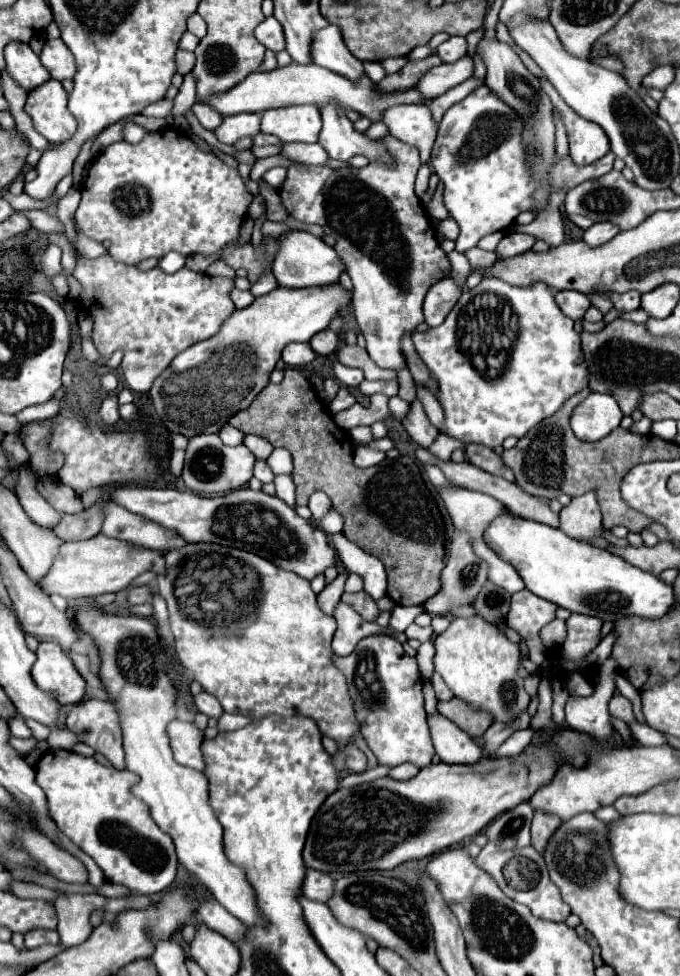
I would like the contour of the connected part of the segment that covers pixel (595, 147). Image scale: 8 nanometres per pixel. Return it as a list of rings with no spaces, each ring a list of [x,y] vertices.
[[[541,78],[539,82],[541,82],[541,88],[549,94],[553,106],[561,112],[563,124],[567,128],[567,138],[569,138],[569,156],[573,158],[573,162],[591,164],[603,158],[609,152],[609,138],[605,136],[601,126],[575,114],[545,78]]]

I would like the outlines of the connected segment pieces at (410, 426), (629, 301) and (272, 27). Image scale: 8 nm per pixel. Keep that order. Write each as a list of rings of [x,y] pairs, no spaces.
[[[415,398],[407,410],[407,416],[401,420],[403,428],[409,432],[411,440],[417,442],[421,448],[427,448],[431,446],[431,442],[437,438],[439,430],[429,422],[427,414],[425,414],[425,408],[421,404],[419,398]]]
[[[631,290],[631,292],[625,292],[625,294],[615,294],[611,292],[609,298],[613,302],[615,308],[619,308],[621,312],[627,312],[627,310],[635,310],[639,306],[639,292],[637,290]]]
[[[269,16],[265,18],[257,28],[255,28],[255,38],[269,50],[281,52],[285,48],[285,38],[283,38],[283,28],[281,24]]]

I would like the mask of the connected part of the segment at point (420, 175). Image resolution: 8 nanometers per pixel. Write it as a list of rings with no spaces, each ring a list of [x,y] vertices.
[[[422,164],[418,170],[415,180],[415,193],[418,197],[428,188],[429,179],[431,177],[431,170],[426,164]]]

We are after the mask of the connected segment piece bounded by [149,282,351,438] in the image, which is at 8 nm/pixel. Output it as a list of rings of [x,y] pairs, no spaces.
[[[339,282],[327,286],[311,286],[311,288],[277,286],[269,294],[255,298],[251,306],[235,310],[213,338],[207,338],[183,350],[169,364],[169,368],[155,378],[149,394],[157,416],[163,420],[163,424],[171,434],[183,434],[187,438],[193,438],[195,434],[219,432],[219,426],[223,426],[231,418],[231,414],[247,408],[253,402],[253,398],[269,384],[269,374],[273,372],[277,360],[281,358],[281,350],[287,344],[299,340],[309,342],[313,334],[325,330],[339,312],[349,308],[349,304],[351,304],[351,292],[345,290]]]

